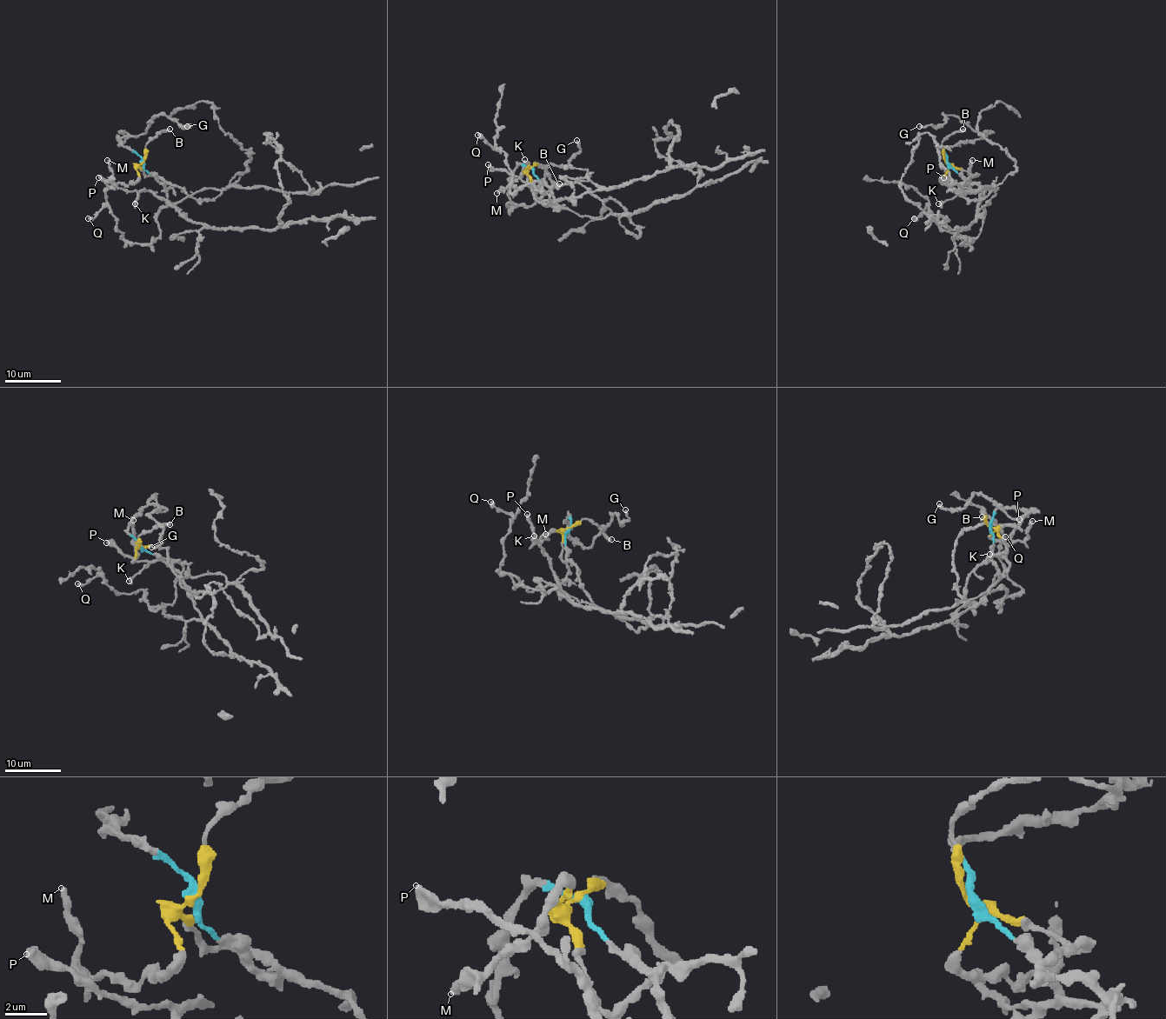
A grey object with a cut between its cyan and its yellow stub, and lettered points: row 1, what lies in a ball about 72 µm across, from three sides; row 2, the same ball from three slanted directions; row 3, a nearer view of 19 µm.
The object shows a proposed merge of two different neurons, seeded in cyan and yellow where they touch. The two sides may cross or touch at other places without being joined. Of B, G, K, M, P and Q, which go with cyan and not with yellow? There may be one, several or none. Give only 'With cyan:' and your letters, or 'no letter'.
With cyan: G, K, P

